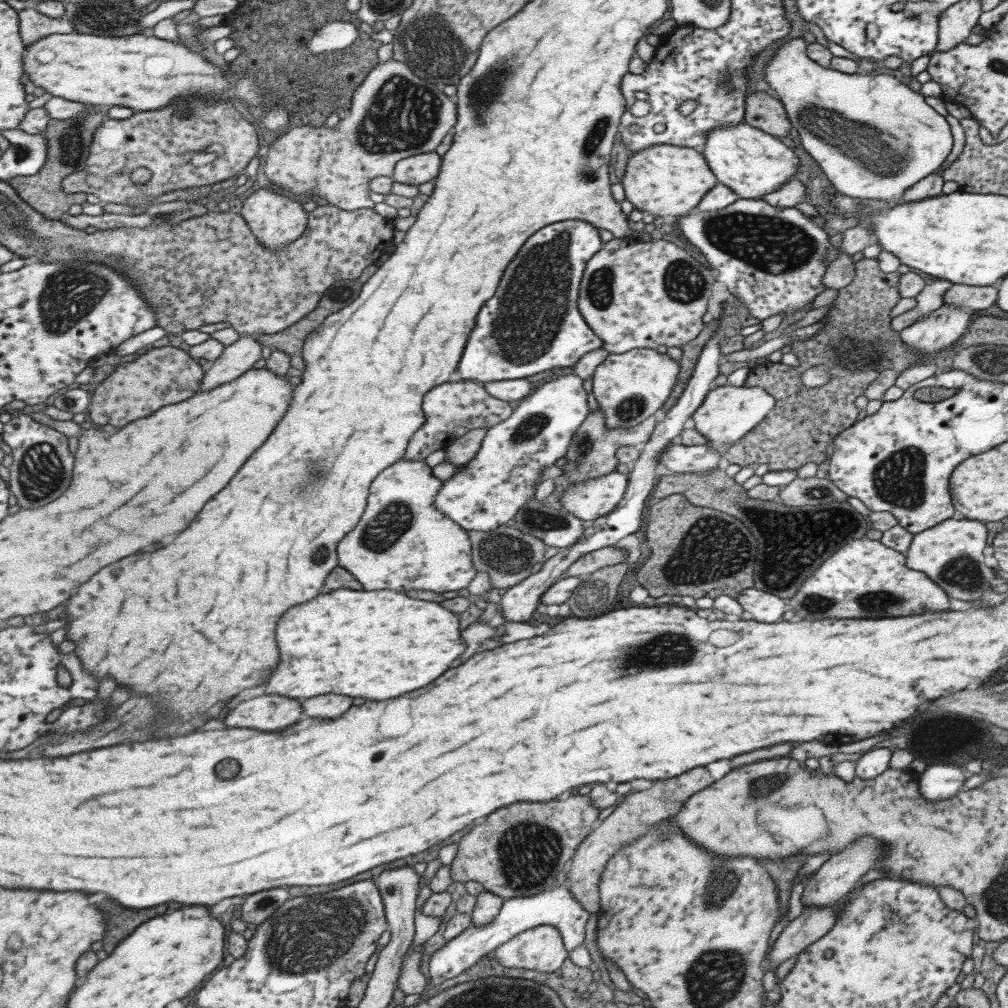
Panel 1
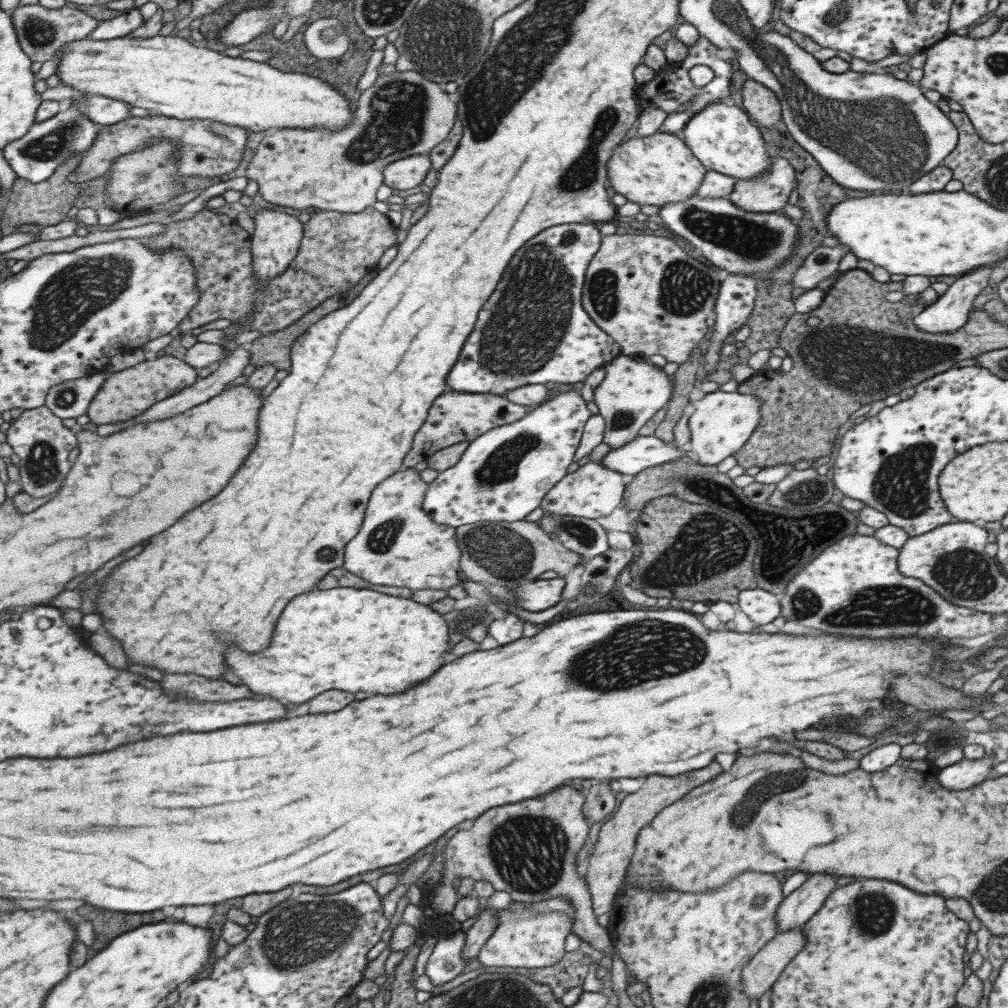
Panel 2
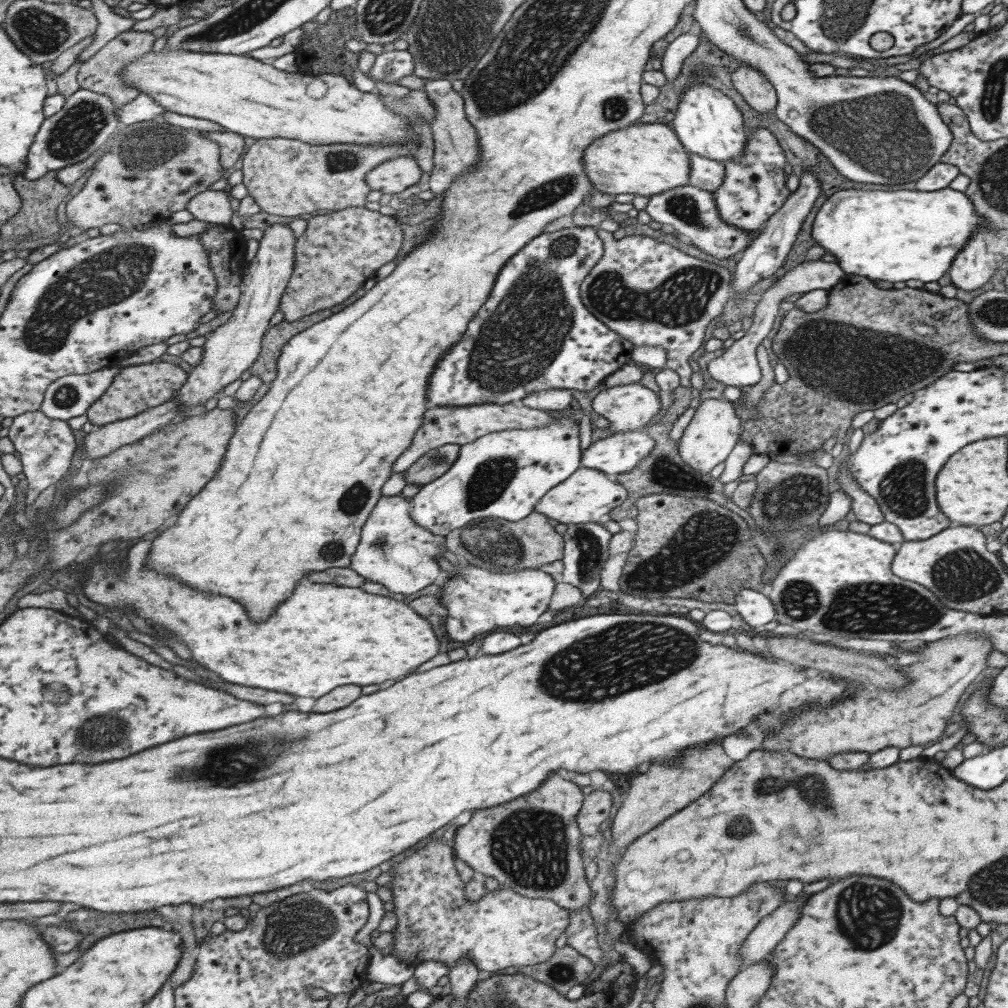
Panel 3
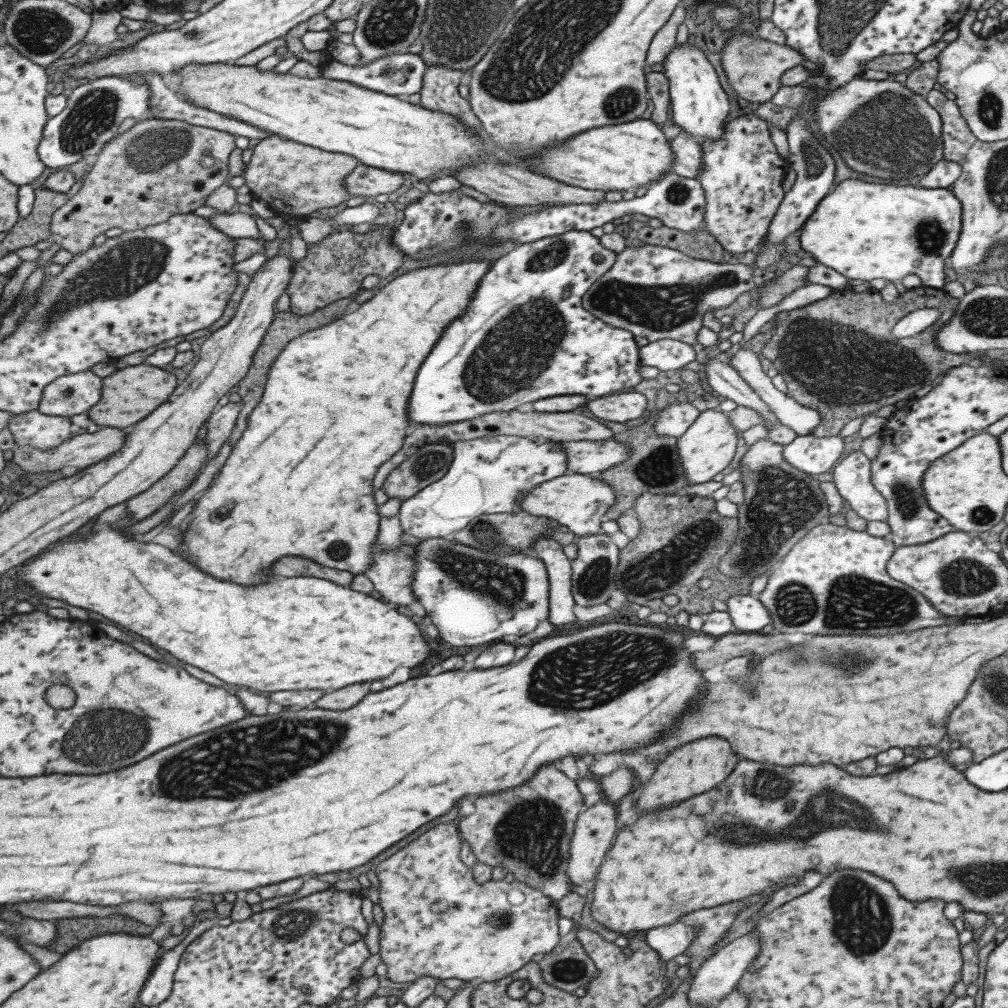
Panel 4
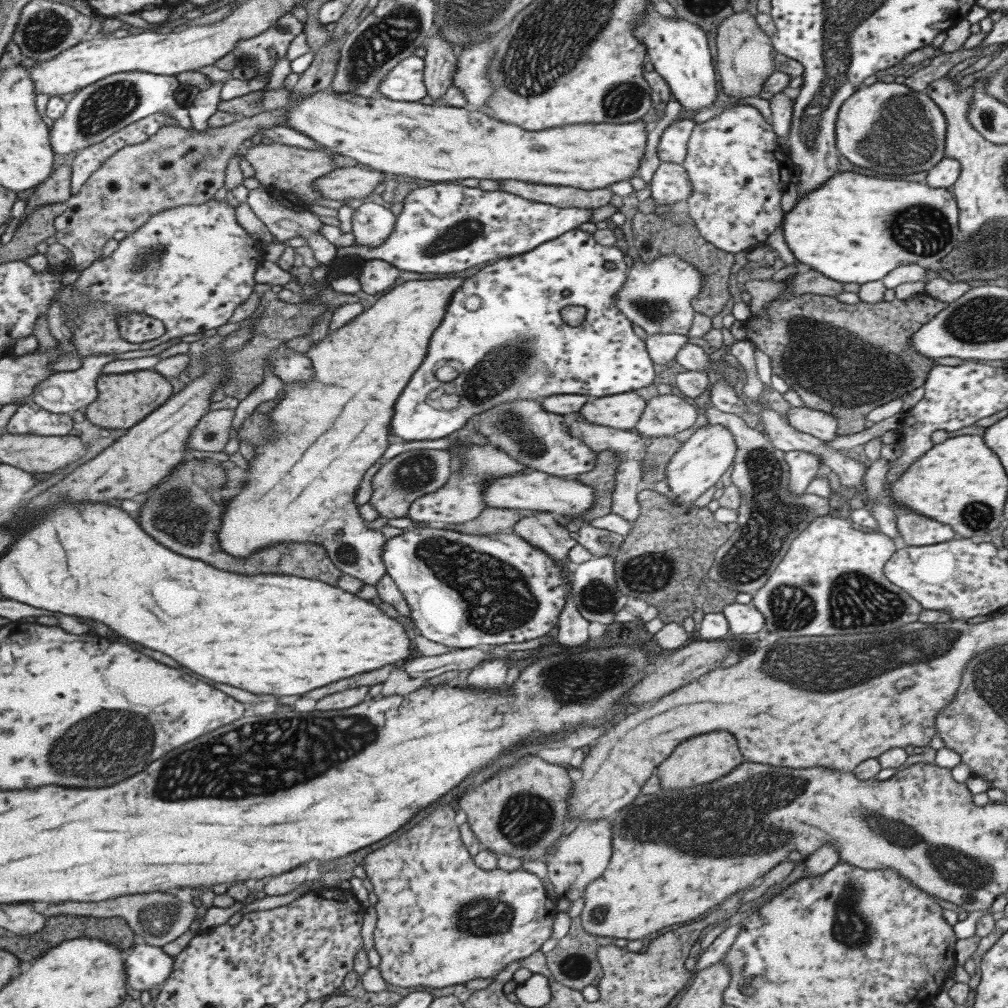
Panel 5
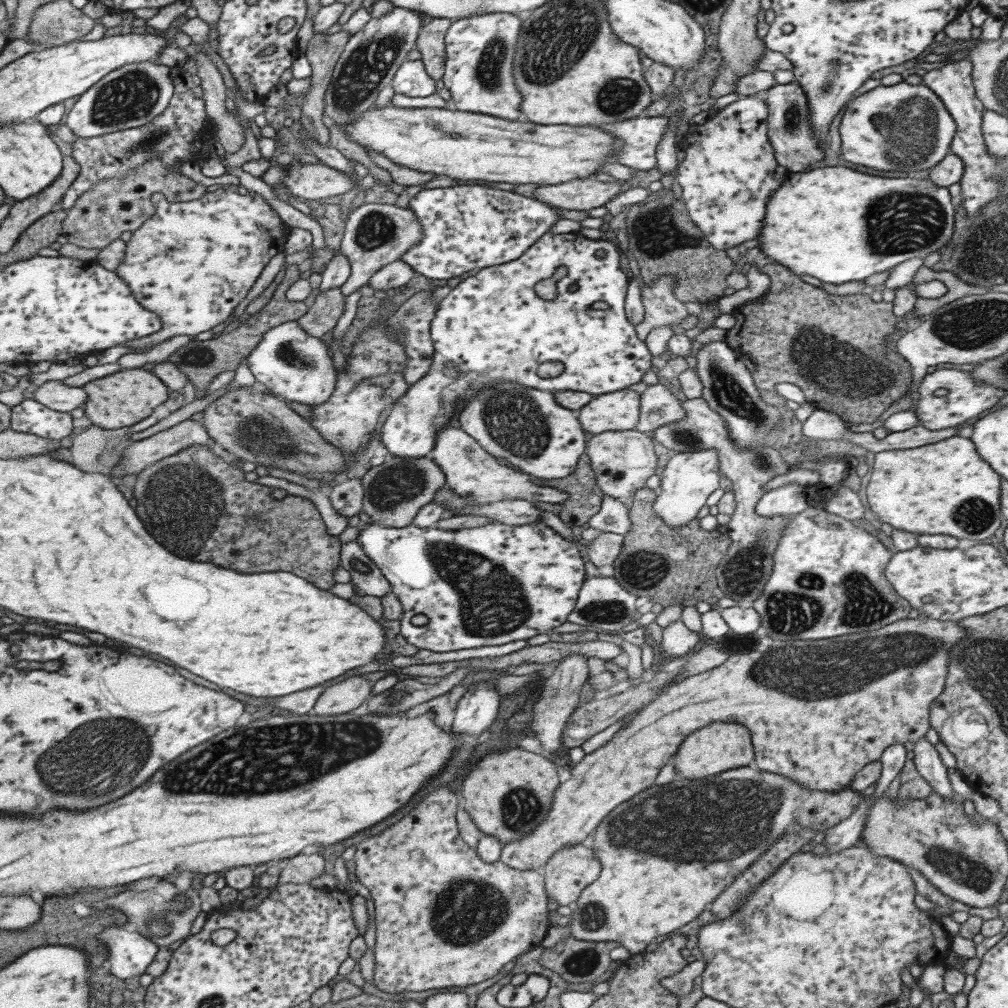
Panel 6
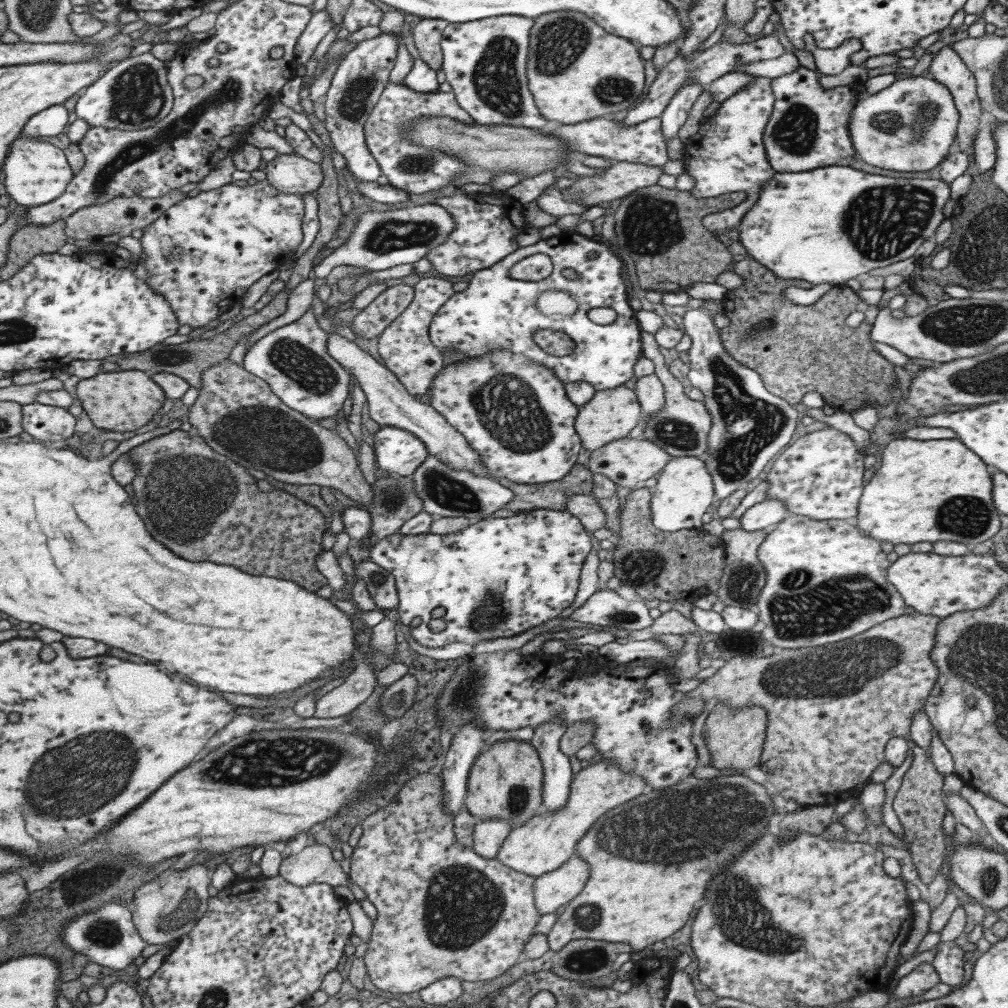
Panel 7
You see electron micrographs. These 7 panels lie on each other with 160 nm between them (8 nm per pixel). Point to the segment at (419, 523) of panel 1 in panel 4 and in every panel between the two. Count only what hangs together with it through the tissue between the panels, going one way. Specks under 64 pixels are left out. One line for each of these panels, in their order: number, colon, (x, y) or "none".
2: (397, 544)
3: (392, 550)
4: (391, 576)

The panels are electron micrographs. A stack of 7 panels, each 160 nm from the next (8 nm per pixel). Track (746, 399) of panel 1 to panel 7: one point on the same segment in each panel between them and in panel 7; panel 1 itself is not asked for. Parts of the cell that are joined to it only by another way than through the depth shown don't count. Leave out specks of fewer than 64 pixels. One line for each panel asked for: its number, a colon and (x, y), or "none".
2: (721, 422)
3: (714, 429)
4: (707, 446)
5: (696, 465)
6: (687, 478)
7: (683, 490)

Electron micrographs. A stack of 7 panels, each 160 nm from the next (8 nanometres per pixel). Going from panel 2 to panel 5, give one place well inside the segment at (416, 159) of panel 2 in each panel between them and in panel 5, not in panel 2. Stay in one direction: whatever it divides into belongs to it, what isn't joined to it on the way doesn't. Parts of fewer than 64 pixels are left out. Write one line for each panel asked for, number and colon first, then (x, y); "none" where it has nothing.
3: (390, 177)
4: (363, 180)
5: (342, 183)

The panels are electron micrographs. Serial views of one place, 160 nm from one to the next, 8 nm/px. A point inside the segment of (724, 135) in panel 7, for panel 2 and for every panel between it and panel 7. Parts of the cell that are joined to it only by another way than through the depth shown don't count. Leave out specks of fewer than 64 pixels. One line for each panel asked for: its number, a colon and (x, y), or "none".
2: (768, 192)
3: (753, 187)
4: (741, 178)
5: (738, 173)
6: (729, 170)

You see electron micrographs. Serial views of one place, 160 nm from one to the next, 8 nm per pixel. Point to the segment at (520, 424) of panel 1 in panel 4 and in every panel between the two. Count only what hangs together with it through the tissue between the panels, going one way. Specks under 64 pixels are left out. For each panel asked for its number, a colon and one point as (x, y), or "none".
2: (502, 475)
3: (503, 474)
4: (489, 475)

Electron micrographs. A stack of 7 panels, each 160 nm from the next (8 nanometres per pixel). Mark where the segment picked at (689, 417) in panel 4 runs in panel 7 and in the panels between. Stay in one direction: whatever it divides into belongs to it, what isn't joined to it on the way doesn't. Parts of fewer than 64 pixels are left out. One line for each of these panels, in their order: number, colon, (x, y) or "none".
5: (663, 415)
6: (658, 406)
7: (649, 392)

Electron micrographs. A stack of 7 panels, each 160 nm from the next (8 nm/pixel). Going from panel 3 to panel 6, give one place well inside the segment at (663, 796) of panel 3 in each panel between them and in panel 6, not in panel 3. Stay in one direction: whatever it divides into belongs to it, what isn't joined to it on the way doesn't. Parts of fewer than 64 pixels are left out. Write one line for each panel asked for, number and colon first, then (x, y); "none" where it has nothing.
4: (695, 767)
5: (701, 759)
6: (720, 746)

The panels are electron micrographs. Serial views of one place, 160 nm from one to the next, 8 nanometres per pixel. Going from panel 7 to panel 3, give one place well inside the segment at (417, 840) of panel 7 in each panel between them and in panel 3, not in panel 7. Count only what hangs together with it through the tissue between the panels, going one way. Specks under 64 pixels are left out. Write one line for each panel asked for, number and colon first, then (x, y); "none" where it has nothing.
3: (434, 922)
4: (438, 921)
5: (440, 921)
6: (443, 917)

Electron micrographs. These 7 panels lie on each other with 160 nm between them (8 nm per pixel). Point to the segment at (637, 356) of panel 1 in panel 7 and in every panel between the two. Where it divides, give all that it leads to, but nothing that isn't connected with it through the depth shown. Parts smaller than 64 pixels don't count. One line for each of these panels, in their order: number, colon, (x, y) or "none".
2: (631, 392)
3: (626, 407)
4: (618, 407)
5: (621, 411)
6: (615, 411)
7: (609, 414)

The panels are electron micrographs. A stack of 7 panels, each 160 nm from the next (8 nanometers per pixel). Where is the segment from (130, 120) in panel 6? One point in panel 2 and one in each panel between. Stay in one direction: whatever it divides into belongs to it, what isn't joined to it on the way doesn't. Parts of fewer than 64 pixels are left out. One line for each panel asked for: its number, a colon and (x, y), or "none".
2: (34, 157)
3: (78, 130)
4: (93, 111)
5: (95, 112)

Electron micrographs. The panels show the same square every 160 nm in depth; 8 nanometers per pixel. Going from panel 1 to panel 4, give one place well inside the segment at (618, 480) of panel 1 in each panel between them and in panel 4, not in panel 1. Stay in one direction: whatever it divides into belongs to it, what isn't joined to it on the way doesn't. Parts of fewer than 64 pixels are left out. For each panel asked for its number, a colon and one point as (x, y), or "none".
2: (591, 491)
3: (583, 497)
4: (579, 502)

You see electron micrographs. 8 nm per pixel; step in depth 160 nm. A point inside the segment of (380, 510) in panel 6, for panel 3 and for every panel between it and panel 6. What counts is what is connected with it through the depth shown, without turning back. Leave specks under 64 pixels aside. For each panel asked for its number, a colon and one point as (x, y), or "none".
3: (432, 464)
4: (430, 462)
5: (413, 473)

